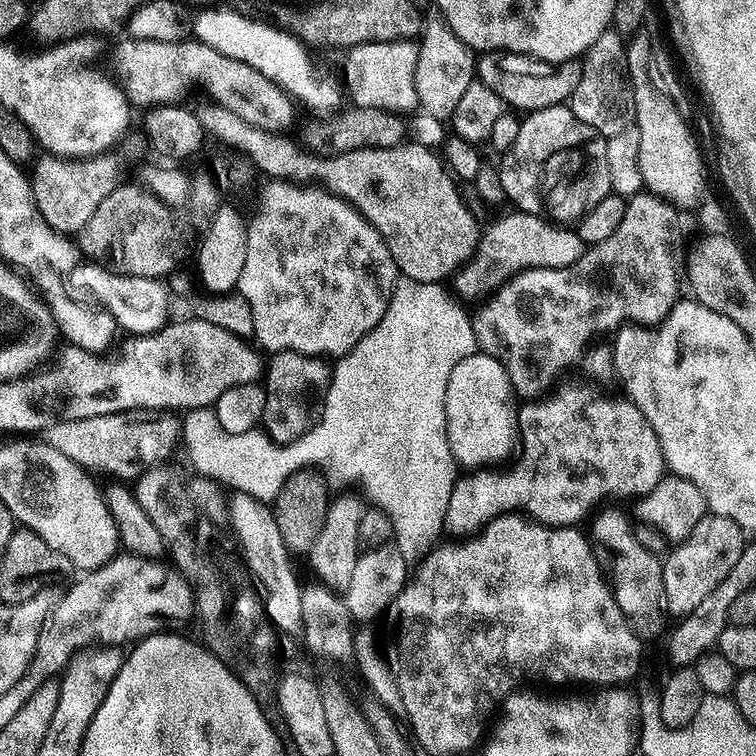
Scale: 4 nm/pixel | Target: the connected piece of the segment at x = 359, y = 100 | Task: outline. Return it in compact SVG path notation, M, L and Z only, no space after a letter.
M391 40L359 44L347 49L351 103L358 108L377 108L397 114L412 114L418 108L414 70L418 66L418 47L411 40Z

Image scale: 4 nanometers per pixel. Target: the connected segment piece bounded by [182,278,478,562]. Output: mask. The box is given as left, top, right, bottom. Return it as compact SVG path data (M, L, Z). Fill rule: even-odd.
M397 279L396 285L392 288L390 302L386 306L386 314L382 314L378 326L374 326L374 330L370 330L370 334L366 334L362 338L362 342L358 342L358 346L354 346L344 356L335 361L332 368L332 381L324 399L324 409L320 412L320 418L317 420L316 425L306 434L302 434L302 438L298 438L294 442L276 444L269 438L268 433L263 430L230 434L219 425L213 407L187 409L182 416L182 446L188 450L188 458L192 462L192 468L197 472L195 475L206 480L213 480L216 484L231 490L233 493L245 492L248 495L252 495L256 500L265 502L275 500L280 492L280 487L286 482L286 478L290 478L290 474L301 472L304 468L318 470L333 489L340 488L336 490L348 490L351 489L348 488L351 484L360 484L361 490L364 491L362 493L363 499L369 505L379 508L380 511L386 514L386 518L390 520L394 547L402 554L402 558L409 562L423 560L433 548L437 547L438 541L441 539L439 536L442 536L444 532L446 506L450 506L450 490L454 490L458 479L458 465L452 456L452 451L448 445L448 435L446 434L446 410L444 409L446 386L450 382L450 374L454 370L454 366L458 362L462 362L462 358L473 356L478 351L472 330L470 312L467 312L460 305L463 303L449 289L448 293L444 287L443 283L431 284L430 282L418 282L417 280Z

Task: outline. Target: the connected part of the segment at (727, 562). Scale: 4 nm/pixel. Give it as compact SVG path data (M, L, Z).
M711 514L704 516L702 522L698 522L698 526L690 530L690 538L679 541L673 547L676 549L663 557L667 615L683 618L691 614L694 606L700 605L706 594L710 594L710 590L714 590L714 586L718 586L718 582L722 582L722 578L730 574L734 562L738 562L742 554L745 543L745 529L739 528L730 518Z

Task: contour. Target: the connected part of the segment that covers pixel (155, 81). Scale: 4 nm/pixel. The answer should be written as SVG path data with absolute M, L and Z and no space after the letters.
M124 38L112 56L112 68L128 103L141 104L144 110L161 104L180 104L194 90L202 90L213 103L250 122L250 126L258 126L258 130L287 133L294 120L295 103L273 80L195 38L178 42Z

